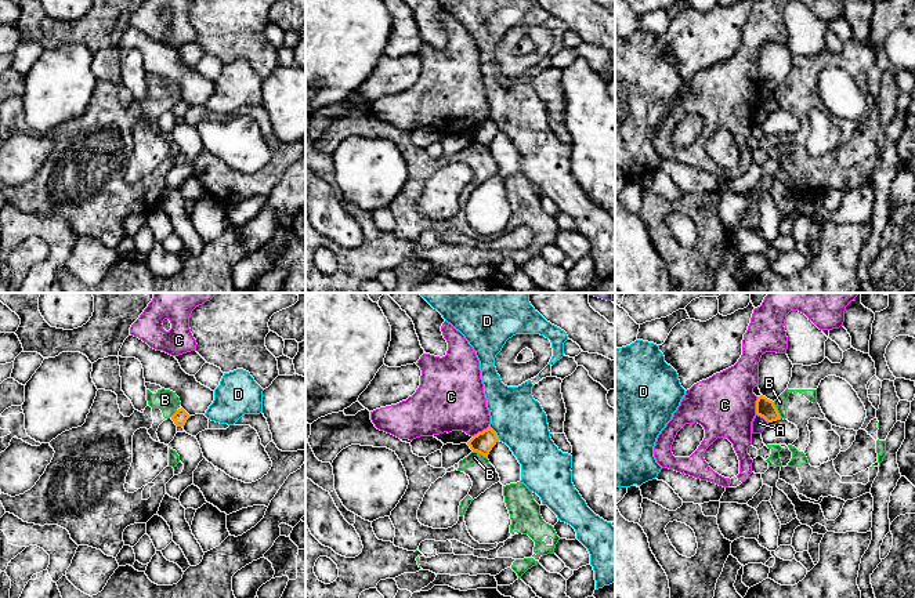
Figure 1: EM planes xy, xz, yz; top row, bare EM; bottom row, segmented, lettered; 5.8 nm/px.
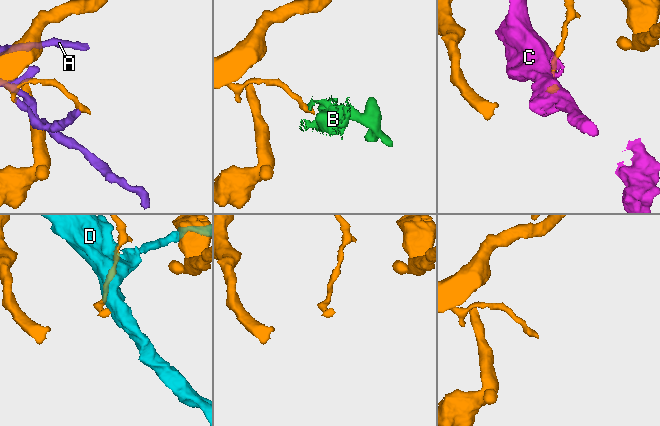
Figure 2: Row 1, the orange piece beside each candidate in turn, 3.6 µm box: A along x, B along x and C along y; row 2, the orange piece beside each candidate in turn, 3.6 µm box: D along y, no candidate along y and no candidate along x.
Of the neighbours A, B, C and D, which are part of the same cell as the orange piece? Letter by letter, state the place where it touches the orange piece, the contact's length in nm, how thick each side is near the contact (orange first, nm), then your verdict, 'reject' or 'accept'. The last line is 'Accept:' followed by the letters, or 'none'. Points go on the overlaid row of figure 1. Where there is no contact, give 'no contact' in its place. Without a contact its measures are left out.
A: contact yz (762, 416); length 90 nm; calibres 110 and 80 nm; reject
B: contact yz (777, 410); length 110 nm; calibres 110 and 70 nm; reject
C: contact yz (756, 405); length 110 nm; calibres 110 and 360 nm; reject
D: contact xz (495, 432); length 110 nm; calibres 120 and 300 nm; reject
Accept: none

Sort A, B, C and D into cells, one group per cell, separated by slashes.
A / B / C / D

